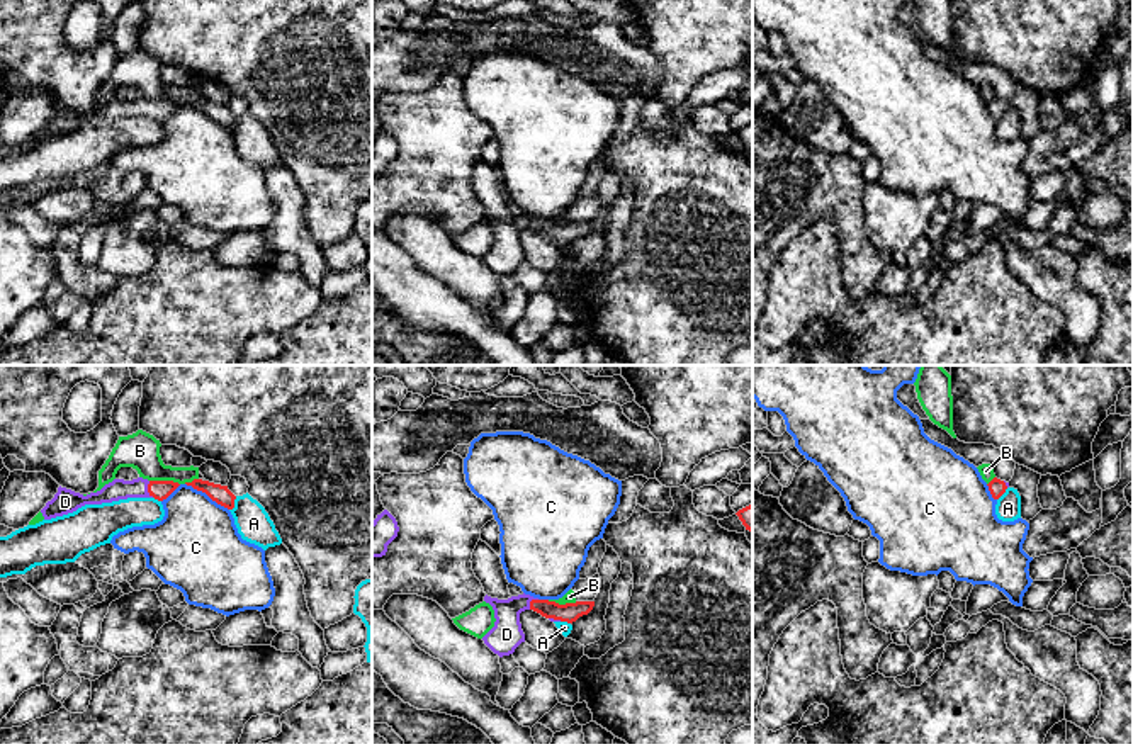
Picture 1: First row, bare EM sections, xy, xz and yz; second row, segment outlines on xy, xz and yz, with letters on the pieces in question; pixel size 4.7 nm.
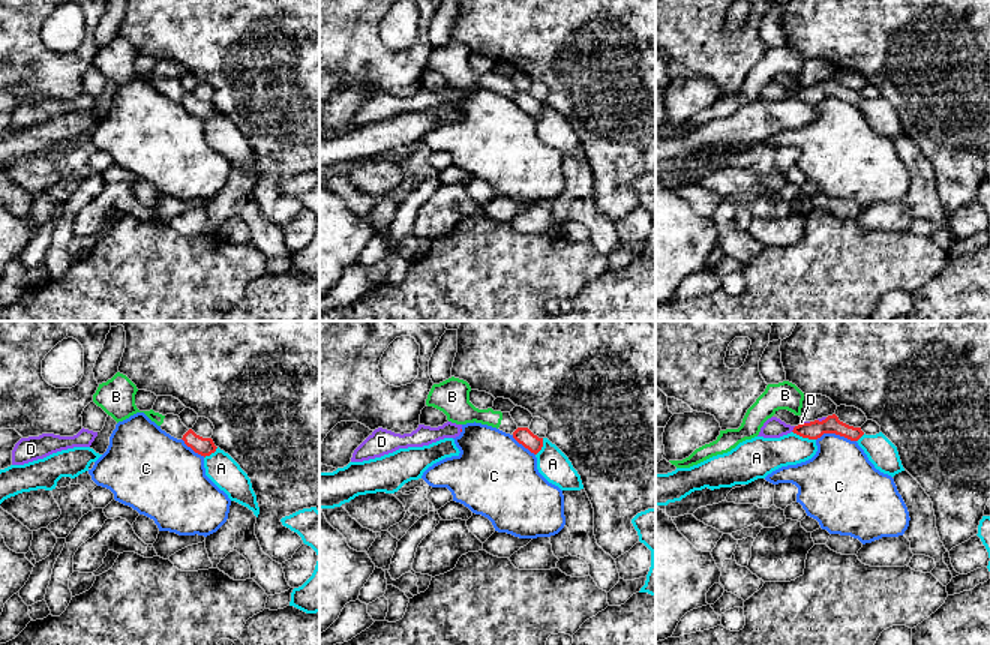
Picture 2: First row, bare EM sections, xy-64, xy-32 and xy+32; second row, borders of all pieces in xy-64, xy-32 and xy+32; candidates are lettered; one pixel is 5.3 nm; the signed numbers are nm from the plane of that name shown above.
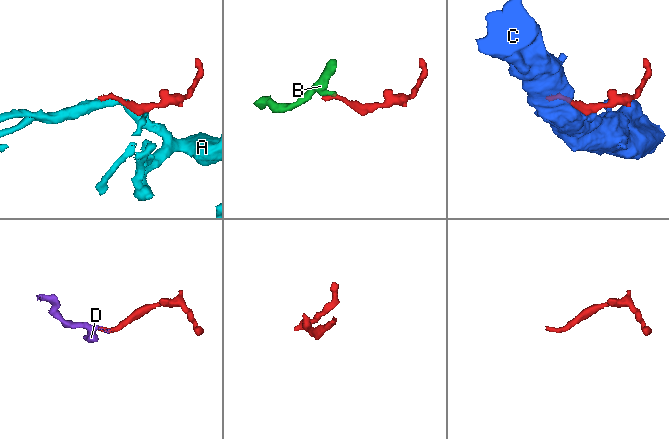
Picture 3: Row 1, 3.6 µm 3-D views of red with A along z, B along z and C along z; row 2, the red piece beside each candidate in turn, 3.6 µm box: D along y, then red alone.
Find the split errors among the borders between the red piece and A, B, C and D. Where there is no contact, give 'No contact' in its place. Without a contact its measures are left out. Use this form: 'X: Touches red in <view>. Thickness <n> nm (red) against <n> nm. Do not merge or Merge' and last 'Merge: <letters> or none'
A: Touches red in xy. Thickness 90 nm (red) against 160 nm. Do not merge
B: Touches red in xy. Thickness 100 nm (red) against 180 nm. Do not merge
C: Touches red in xy. Thickness 90 nm (red) against 400 nm. Do not merge
D: Touches red in xy. Thickness 100 nm (red) against 100 nm. Merge
Merge: D

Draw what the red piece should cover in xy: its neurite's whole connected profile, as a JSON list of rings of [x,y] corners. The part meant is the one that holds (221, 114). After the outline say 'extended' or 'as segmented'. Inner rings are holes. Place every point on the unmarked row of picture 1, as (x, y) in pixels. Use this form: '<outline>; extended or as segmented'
[[[194,99],[192,102],[185,102],[187,105],[192,105],[197,110],[206,112],[212,121],[217,124],[233,129],[236,116],[228,109],[228,105],[214,104],[202,99]]]; as segmented

